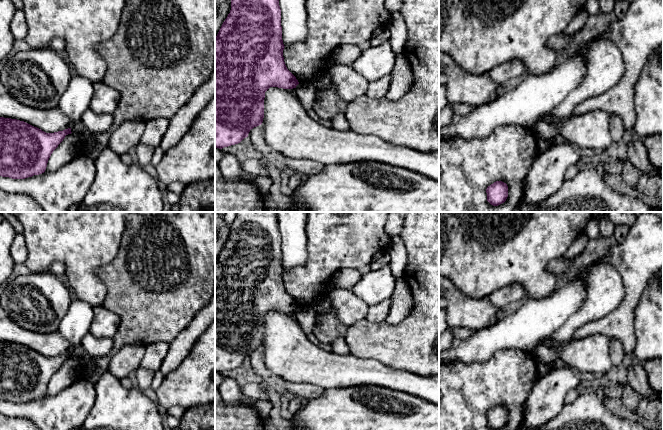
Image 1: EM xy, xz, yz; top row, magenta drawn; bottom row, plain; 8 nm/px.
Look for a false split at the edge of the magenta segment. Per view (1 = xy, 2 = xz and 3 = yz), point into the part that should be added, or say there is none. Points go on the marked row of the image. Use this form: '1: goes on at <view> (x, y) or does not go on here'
1: does not go on here
2: does not go on here
3: does not go on here

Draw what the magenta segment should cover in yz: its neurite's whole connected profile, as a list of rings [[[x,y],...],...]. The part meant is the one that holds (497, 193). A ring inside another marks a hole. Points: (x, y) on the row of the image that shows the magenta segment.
[[[496,181],[486,189],[487,201],[493,205],[498,206],[504,203],[508,197],[508,186],[502,181]]]

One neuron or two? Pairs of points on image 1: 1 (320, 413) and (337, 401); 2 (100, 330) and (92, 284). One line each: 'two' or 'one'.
1: one
2: two

